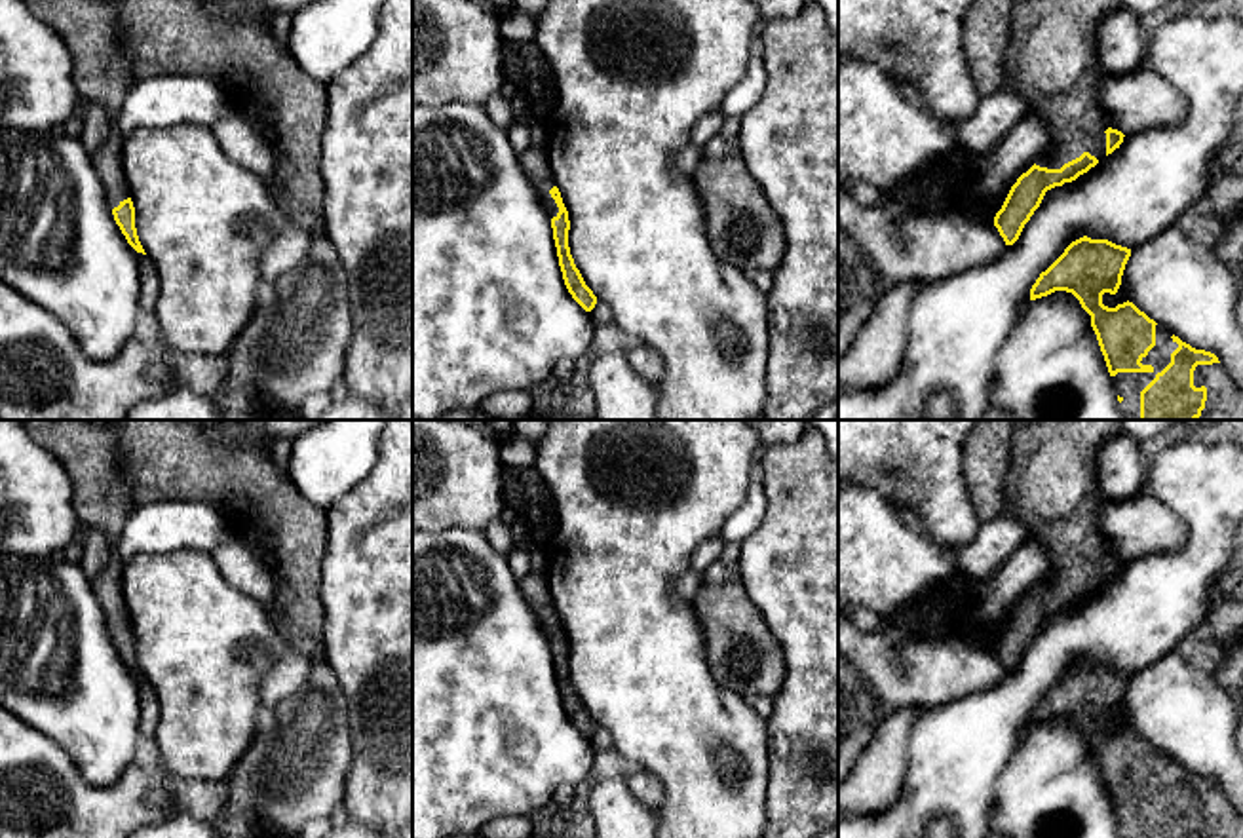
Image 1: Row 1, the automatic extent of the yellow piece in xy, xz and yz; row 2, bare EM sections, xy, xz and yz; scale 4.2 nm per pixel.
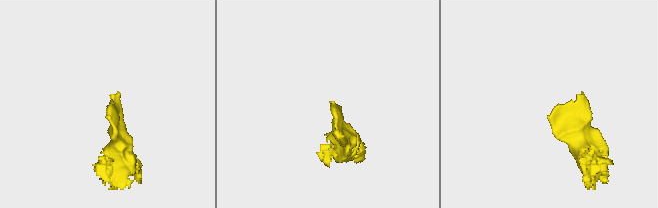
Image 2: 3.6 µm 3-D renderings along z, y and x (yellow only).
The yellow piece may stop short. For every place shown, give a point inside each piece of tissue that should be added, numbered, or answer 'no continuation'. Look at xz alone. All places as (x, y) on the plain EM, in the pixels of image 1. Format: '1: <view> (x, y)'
1: xz (535, 588)

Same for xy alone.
1: xy (86, 449)

